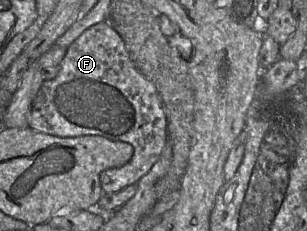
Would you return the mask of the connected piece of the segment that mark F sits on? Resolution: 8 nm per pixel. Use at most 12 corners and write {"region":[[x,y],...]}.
{"region":[[107,22],[67,49],[29,128],[130,143],[100,174],[136,184],[168,143],[155,85]]}

